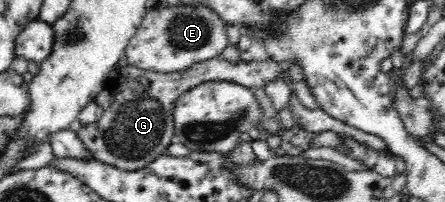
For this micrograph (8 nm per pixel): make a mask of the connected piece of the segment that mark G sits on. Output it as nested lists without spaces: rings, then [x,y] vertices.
[[[219,56],[173,73],[139,69],[128,63],[109,73],[102,90],[94,99],[104,105],[103,116],[75,132],[98,161],[114,165],[117,169],[143,169],[155,158],[167,153],[167,147],[174,141],[173,111],[176,101],[185,92],[206,81],[217,80],[232,81],[250,88],[263,87],[281,77],[284,70],[287,70],[286,66],[271,57],[263,61],[239,60],[233,63]]]

